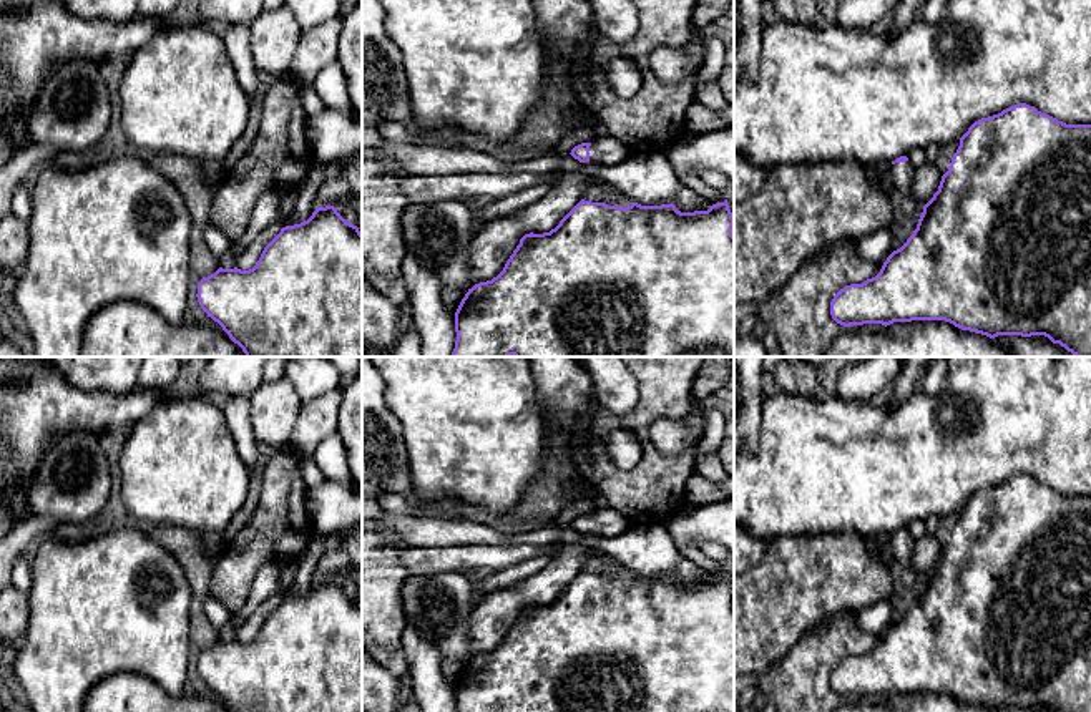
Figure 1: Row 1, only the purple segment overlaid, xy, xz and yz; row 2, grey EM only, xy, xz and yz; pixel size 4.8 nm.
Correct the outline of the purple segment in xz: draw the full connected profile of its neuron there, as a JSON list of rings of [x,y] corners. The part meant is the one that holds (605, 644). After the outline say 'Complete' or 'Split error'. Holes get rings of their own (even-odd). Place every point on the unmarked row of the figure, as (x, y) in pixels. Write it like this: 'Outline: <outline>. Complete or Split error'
Outline: [[[581,571],[550,604],[525,606],[497,649],[468,661],[455,684],[457,712],[734,712],[732,597],[727,571],[694,584]]]. Complete

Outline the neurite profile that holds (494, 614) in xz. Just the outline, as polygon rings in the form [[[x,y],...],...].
[[[565,544],[563,549],[536,574],[478,596],[470,614],[470,652],[463,661],[442,657],[442,674],[455,687],[465,666],[480,654],[497,649],[525,606],[543,606],[583,571],[583,564],[601,551],[585,544]]]

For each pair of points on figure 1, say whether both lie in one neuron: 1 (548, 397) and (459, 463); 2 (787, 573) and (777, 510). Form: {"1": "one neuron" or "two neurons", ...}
{"1": "two neurons", "2": "two neurons"}

